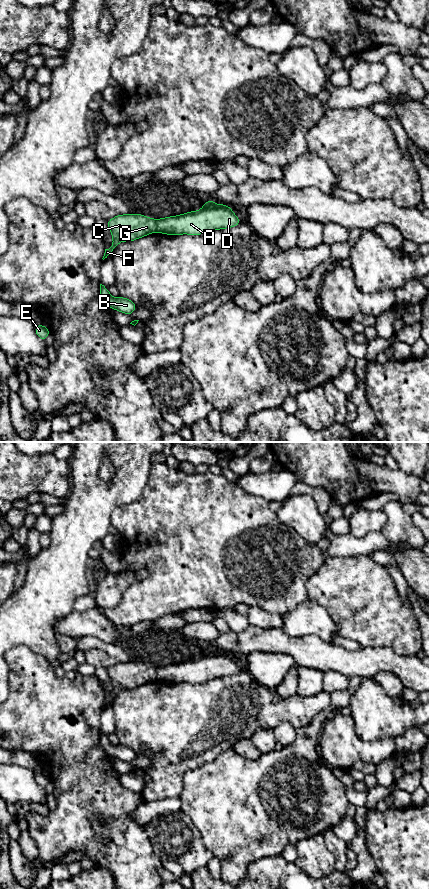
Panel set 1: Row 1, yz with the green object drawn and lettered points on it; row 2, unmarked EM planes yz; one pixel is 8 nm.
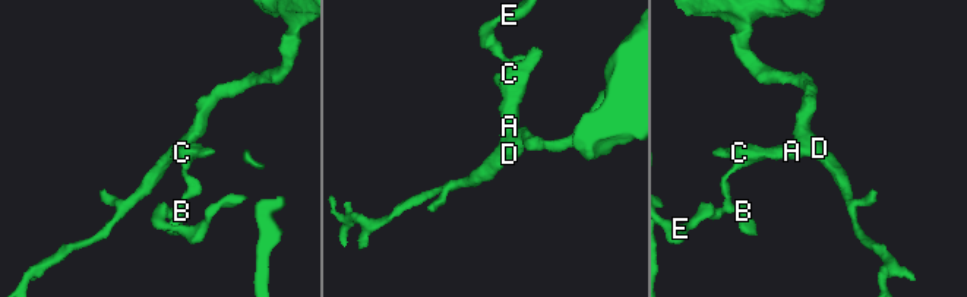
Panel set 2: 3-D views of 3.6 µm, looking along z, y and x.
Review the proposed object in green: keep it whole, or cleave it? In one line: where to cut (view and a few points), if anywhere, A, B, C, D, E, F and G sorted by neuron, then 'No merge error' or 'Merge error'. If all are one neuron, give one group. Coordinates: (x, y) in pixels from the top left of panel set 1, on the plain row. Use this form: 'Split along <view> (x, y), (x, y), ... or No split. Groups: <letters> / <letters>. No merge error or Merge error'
Split along yz (156, 668), (157, 679). Groups: A D / B C E F G. Merge error

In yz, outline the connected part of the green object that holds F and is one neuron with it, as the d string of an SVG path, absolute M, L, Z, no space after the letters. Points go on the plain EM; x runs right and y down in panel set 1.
M118 662L116 665L107 668L107 671L113 685L113 691L109 697L105 697L103 708L113 701L121 689L130 690L157 680L157 668L142 662Z

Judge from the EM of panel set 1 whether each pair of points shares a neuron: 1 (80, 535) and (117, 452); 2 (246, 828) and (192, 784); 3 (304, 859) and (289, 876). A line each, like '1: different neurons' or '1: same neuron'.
1: same neuron
2: same neuron
3: different neurons

